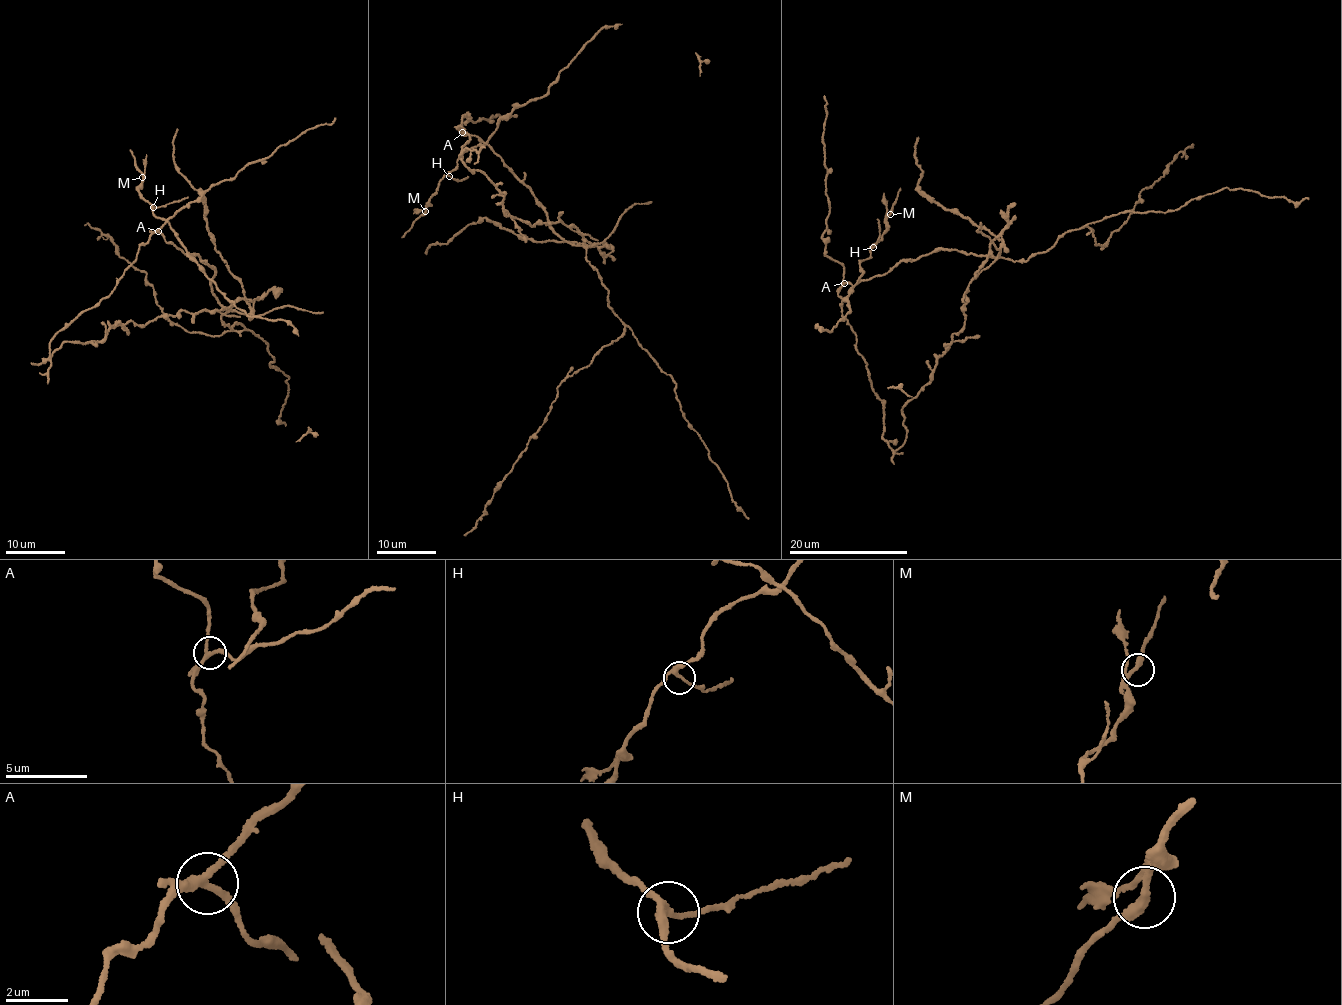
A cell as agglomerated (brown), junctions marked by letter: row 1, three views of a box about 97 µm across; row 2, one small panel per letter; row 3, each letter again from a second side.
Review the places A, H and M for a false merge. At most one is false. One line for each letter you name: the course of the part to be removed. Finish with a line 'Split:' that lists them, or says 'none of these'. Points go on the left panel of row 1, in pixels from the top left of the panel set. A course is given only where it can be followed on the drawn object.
A: course (158, 231), (213, 267), (225, 326), (246, 329), (191, 333), (168, 320), (143, 271), (84, 225)
Split: A

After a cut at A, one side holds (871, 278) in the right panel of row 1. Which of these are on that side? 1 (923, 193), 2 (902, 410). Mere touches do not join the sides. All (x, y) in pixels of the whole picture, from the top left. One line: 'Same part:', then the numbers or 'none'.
Same part: 1, 2

